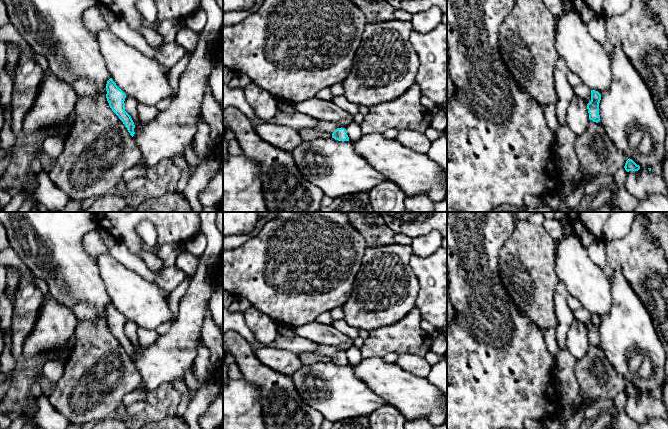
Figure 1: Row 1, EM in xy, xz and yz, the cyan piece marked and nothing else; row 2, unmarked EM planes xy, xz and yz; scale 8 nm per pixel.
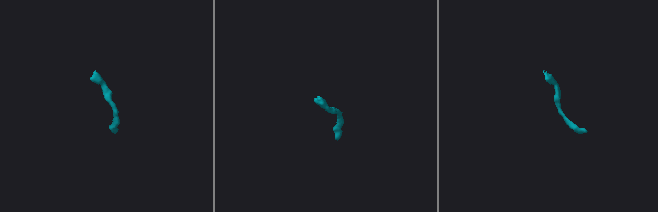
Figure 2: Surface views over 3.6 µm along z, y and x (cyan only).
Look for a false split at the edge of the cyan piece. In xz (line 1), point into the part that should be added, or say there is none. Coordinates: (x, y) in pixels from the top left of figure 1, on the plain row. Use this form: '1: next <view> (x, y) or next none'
1: next none

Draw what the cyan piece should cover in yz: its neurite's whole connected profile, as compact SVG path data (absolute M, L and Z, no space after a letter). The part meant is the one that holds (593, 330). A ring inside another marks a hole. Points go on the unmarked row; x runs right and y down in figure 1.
M591 314L591 325L587 328L589 343L593 346L600 346L599 327L601 318L598 315Z

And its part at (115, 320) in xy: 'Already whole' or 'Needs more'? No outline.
Already whole

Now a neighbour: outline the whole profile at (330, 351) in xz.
M319 345L319 347L316 351L316 353L318 353L320 355L326 355L326 356L330 356L330 357L333 357L337 352L345 352L345 350L339 349L339 348L333 347L333 346Z

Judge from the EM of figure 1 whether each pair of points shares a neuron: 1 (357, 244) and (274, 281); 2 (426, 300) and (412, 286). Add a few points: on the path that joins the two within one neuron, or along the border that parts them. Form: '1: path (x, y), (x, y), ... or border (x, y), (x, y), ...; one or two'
1: path (336, 248), (311, 254), (295, 269); one
2: border (412, 270), (419, 284), (416, 306); two

